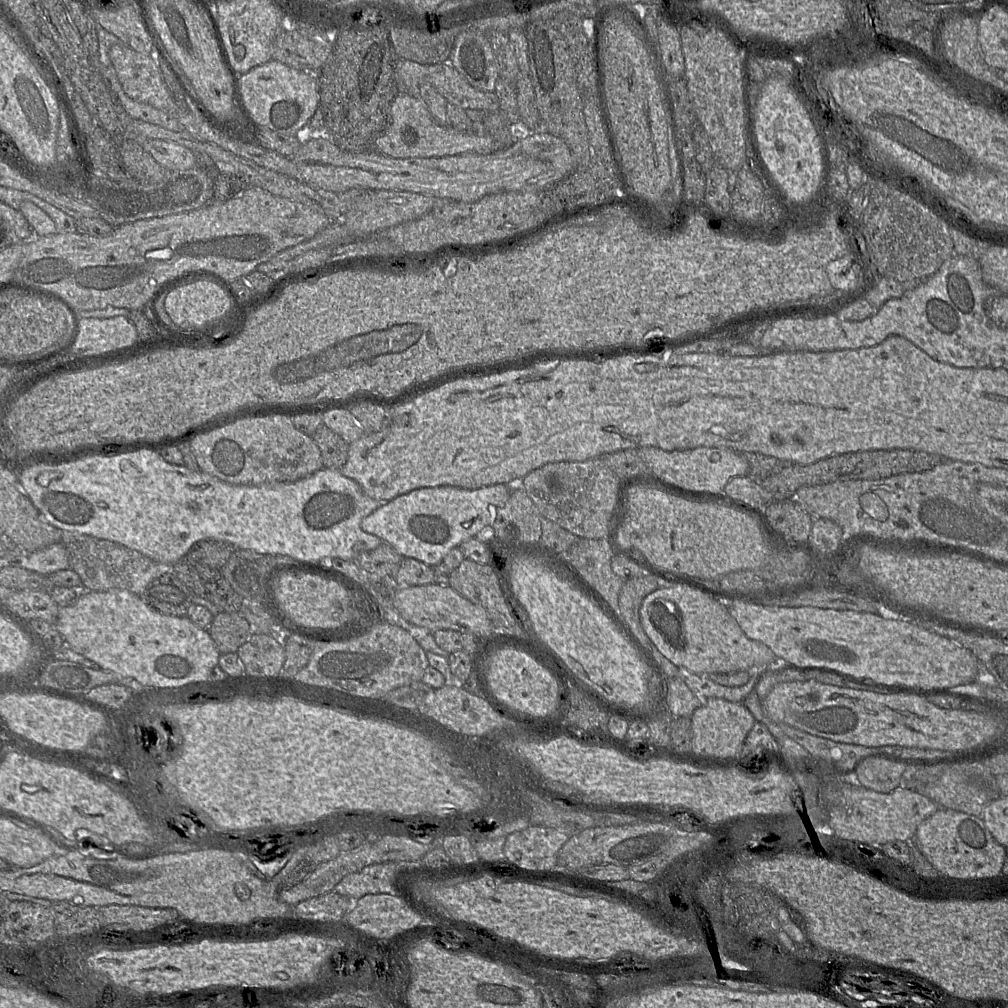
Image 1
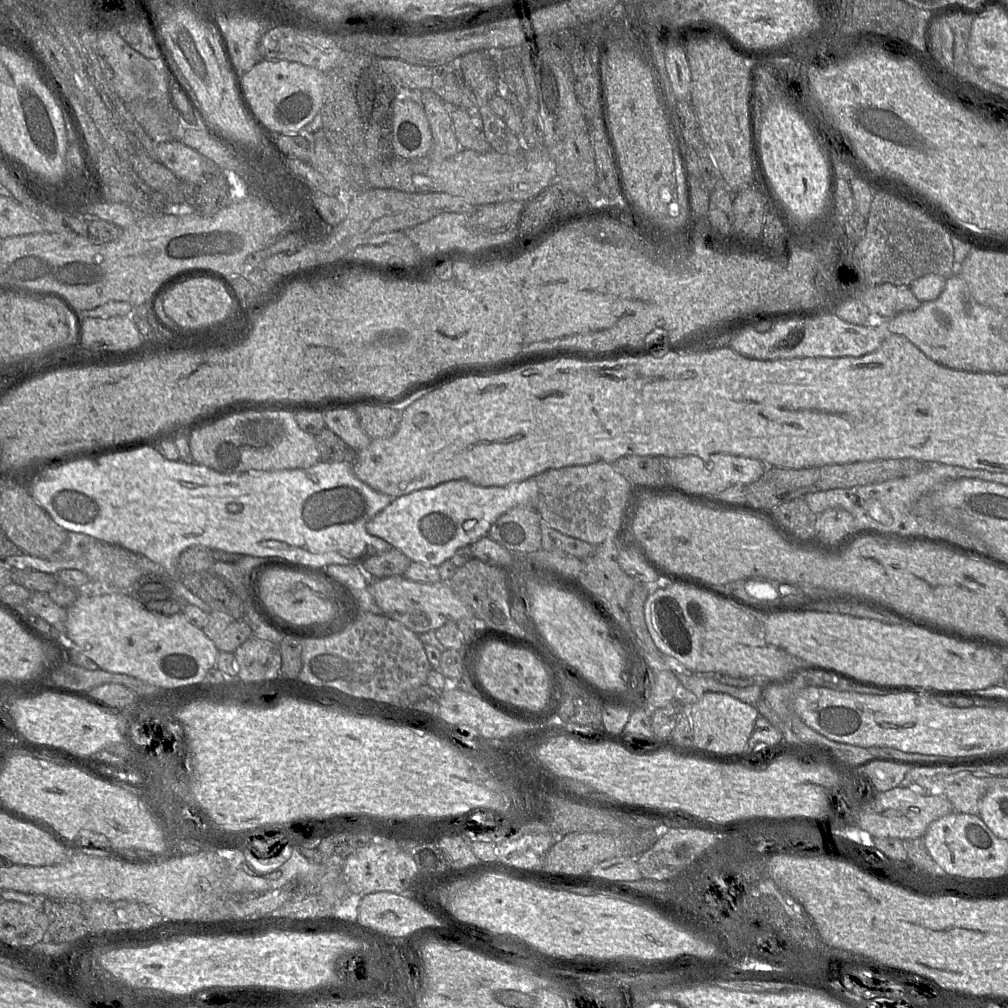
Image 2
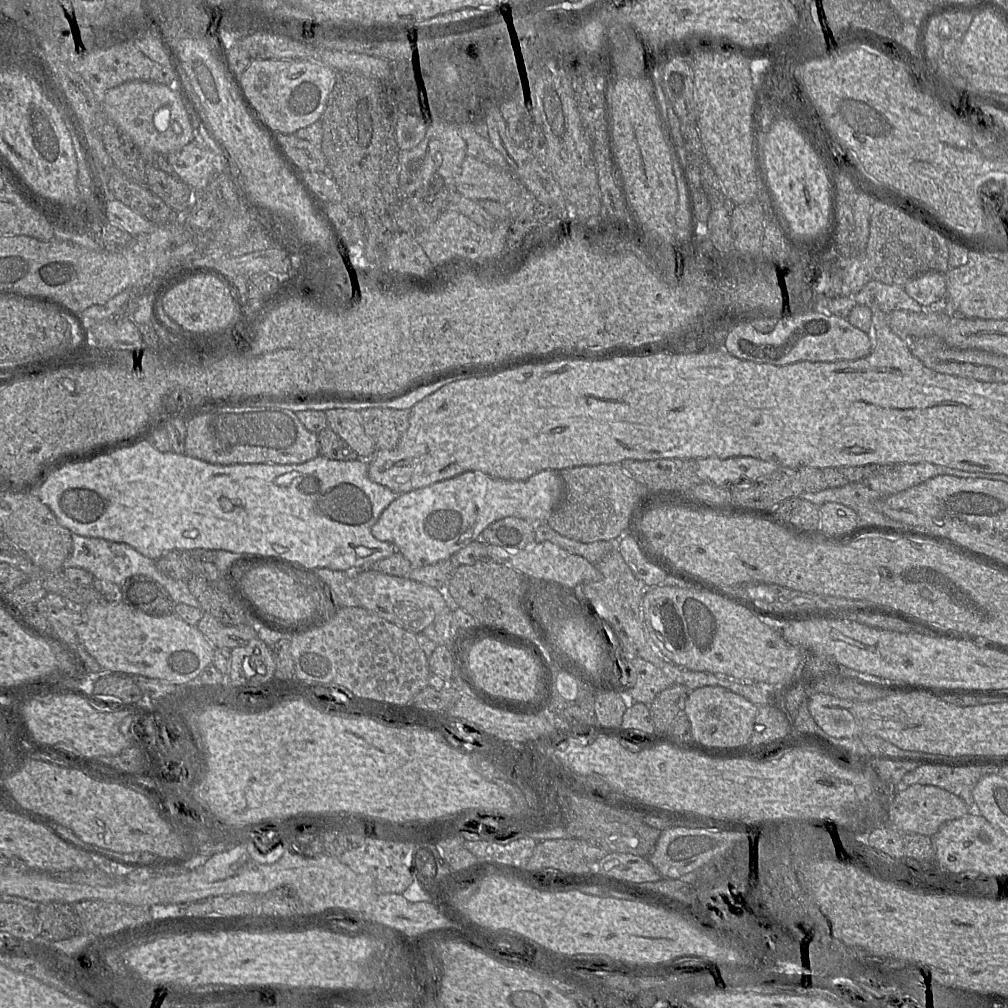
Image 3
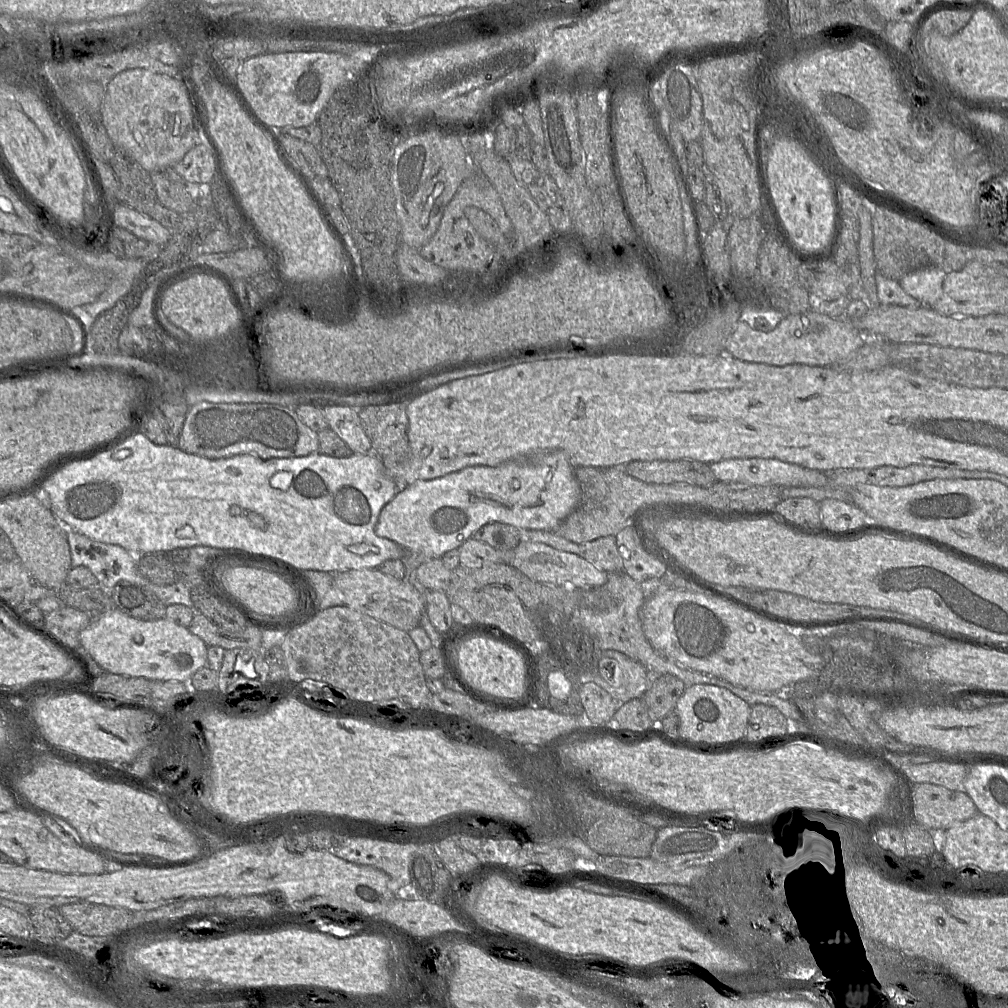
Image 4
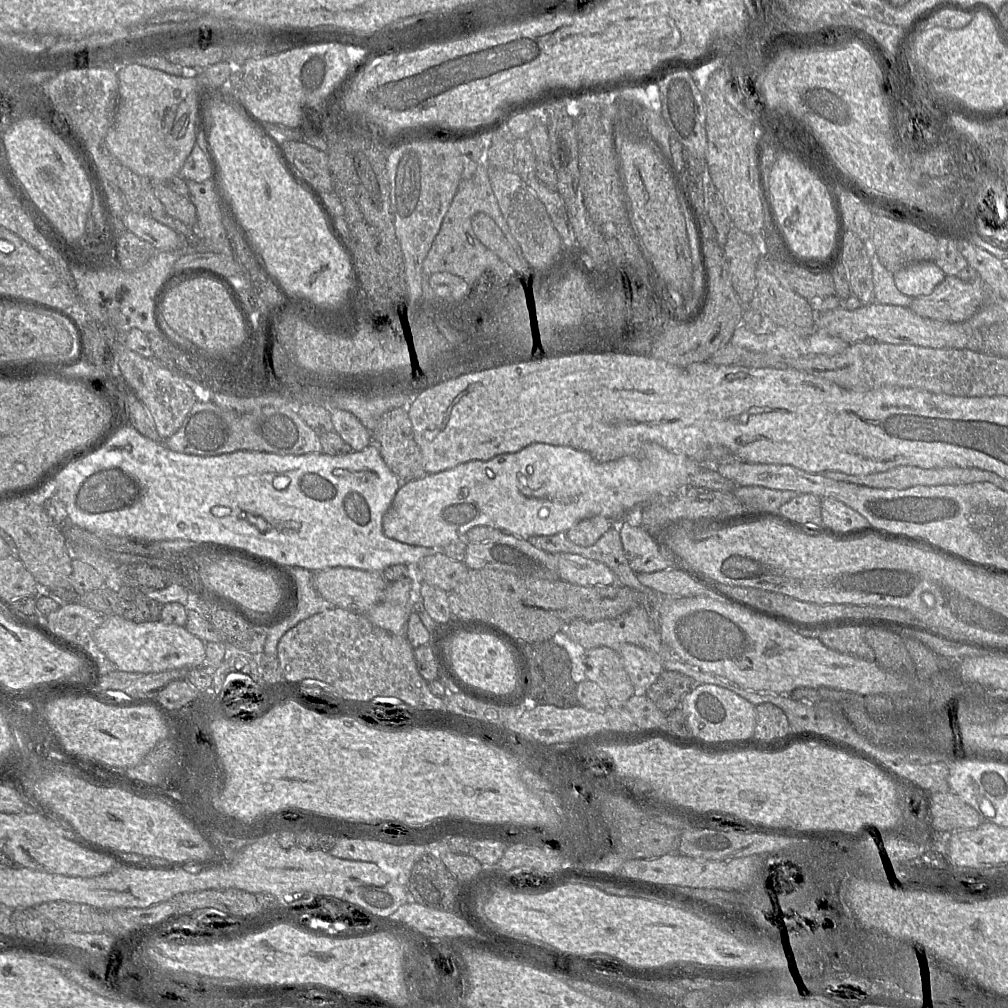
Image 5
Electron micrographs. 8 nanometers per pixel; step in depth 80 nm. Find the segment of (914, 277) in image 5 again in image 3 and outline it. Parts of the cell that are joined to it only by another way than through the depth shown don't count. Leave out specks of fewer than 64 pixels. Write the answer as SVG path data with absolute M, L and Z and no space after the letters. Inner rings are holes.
M927 272L909 281L903 288L923 308L934 308L940 305L947 294L945 275L939 272Z

